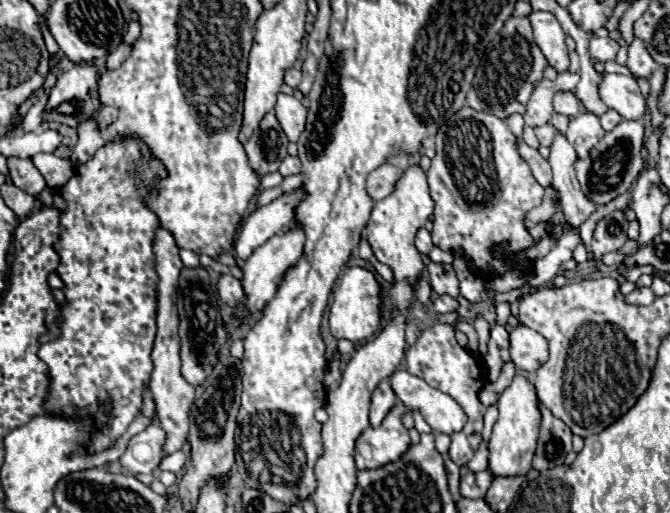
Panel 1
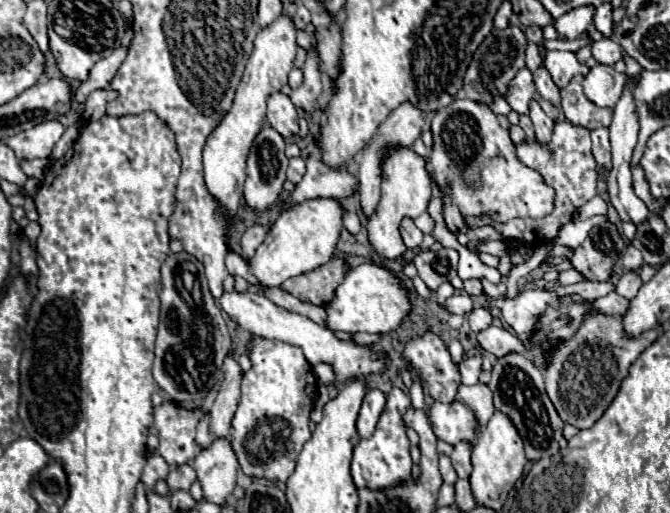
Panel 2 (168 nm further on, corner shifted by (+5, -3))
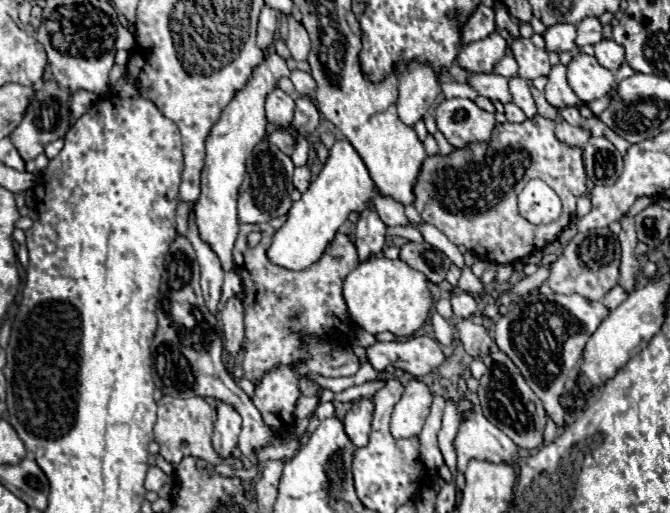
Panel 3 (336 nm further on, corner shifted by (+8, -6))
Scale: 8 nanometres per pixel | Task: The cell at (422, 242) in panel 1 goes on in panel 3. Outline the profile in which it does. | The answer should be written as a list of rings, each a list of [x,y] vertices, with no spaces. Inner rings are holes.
[[[342,138],[330,148],[330,156],[318,178],[310,184],[310,188],[302,194],[302,198],[294,202],[292,208],[288,210],[284,226],[274,234],[274,240],[266,252],[268,260],[276,266],[294,272],[310,268],[316,260],[320,260],[328,244],[334,240],[338,228],[346,222],[348,214],[364,210],[370,202],[374,204],[386,226],[408,226],[404,206],[392,198],[384,198],[378,194],[362,158],[352,148],[352,144],[346,138]]]

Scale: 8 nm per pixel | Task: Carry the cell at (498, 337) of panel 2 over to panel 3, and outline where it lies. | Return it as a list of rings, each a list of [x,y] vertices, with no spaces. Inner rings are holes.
[[[462,320],[458,322],[458,334],[462,338],[462,344],[466,348],[466,352],[476,358],[478,356],[486,356],[494,344],[494,340],[490,338],[488,330],[484,326],[472,324],[470,320]]]

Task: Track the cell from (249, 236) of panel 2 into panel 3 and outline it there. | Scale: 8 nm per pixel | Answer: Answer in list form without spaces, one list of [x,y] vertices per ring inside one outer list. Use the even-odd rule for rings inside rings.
[[[286,216],[268,220],[268,224],[240,224],[240,234],[234,246],[234,262],[236,262],[236,272],[240,274],[244,284],[244,310],[246,310],[242,368],[244,376],[250,382],[256,382],[264,372],[268,372],[276,364],[296,364],[298,360],[302,360],[304,350],[298,340],[300,334],[312,334],[340,344],[348,344],[354,326],[342,298],[344,278],[360,264],[354,244],[350,242],[348,236],[338,234],[316,264],[312,264],[308,270],[302,272],[290,272],[286,268],[270,264],[266,258],[266,248],[270,246],[274,232],[284,224],[284,220]],[[248,232],[262,234],[262,240],[256,248],[248,248],[246,244]]]

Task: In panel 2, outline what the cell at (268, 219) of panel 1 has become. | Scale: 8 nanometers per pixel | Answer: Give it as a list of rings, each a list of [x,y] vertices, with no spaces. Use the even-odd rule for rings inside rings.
[[[313,149],[307,157],[307,173],[303,177],[303,181],[299,185],[295,185],[295,191],[287,203],[293,205],[293,203],[299,203],[299,201],[305,201],[305,199],[315,199],[315,197],[335,197],[335,199],[345,199],[347,195],[351,195],[357,187],[357,179],[353,175],[349,175],[347,171],[335,171],[335,169],[329,169],[323,161],[321,161],[321,153],[319,149]]]

